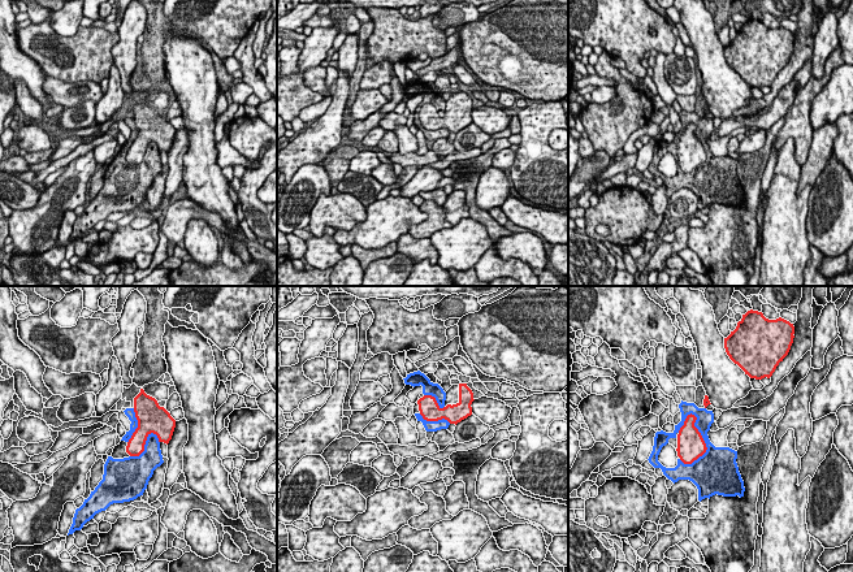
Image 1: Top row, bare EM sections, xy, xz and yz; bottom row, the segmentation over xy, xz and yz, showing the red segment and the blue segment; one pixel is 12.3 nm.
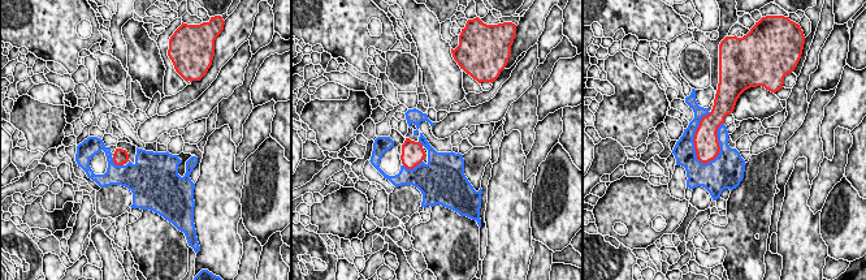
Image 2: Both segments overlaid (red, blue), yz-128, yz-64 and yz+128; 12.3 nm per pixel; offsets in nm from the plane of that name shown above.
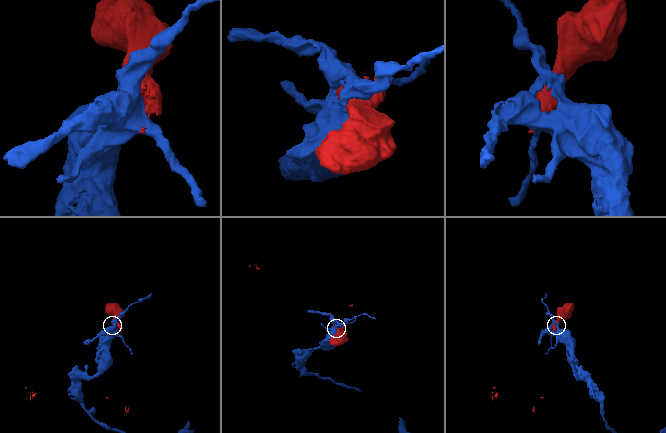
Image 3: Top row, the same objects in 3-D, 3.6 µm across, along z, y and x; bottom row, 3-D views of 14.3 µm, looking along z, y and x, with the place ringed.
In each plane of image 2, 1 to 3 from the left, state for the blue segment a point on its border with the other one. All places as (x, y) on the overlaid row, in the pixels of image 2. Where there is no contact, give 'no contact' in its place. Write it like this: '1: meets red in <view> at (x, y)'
1: meets red in yz-128 at (116, 164)
2: meets red in yz-64 at (412, 168)
3: meets red in yz+128 at (695, 137)

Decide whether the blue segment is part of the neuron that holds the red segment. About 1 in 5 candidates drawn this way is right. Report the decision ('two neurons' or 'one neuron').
two neurons

